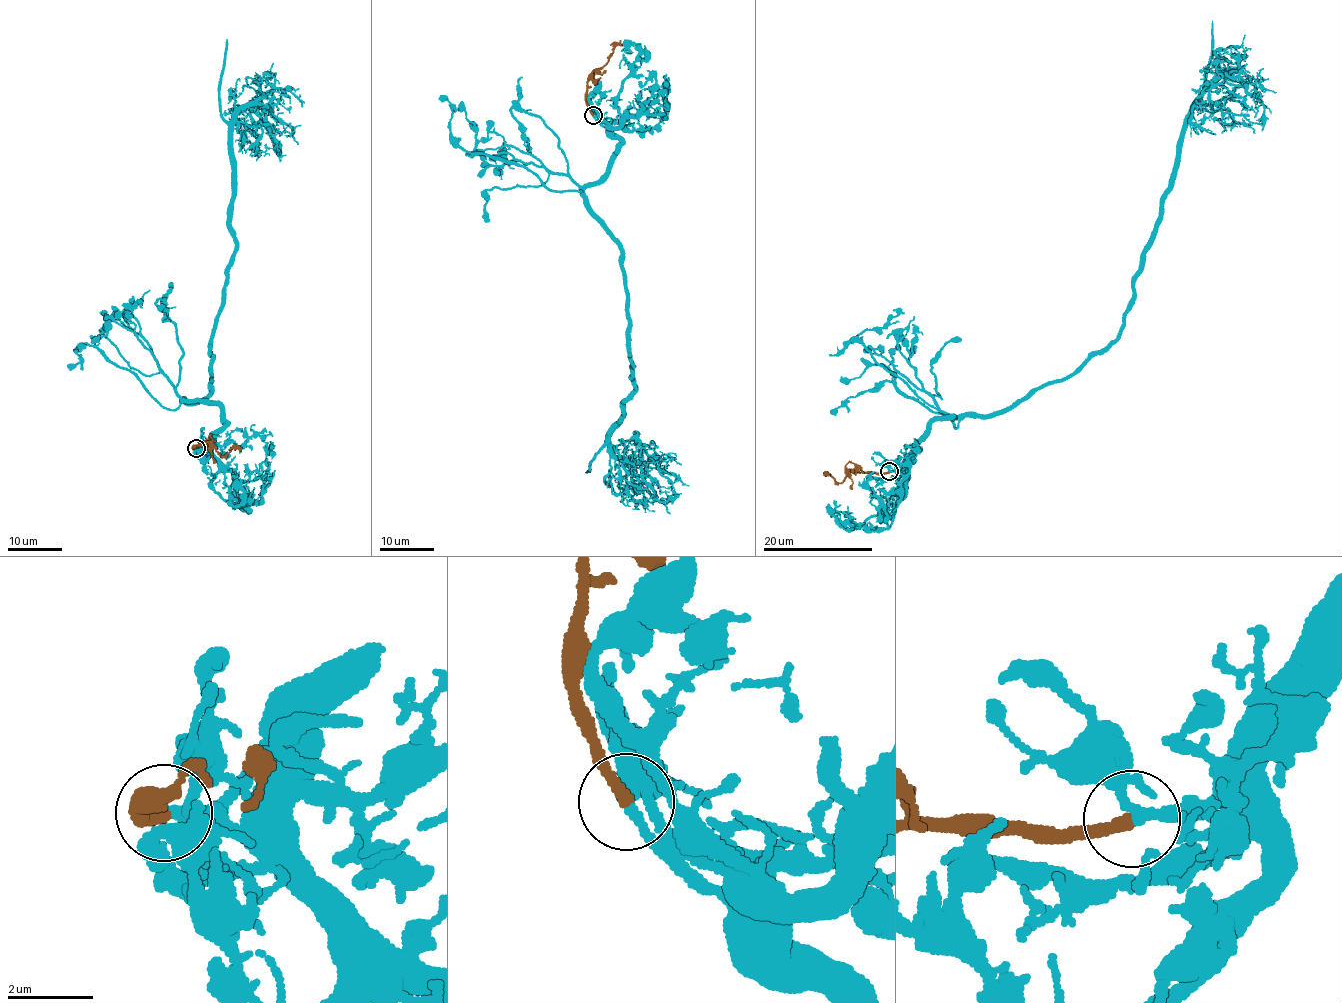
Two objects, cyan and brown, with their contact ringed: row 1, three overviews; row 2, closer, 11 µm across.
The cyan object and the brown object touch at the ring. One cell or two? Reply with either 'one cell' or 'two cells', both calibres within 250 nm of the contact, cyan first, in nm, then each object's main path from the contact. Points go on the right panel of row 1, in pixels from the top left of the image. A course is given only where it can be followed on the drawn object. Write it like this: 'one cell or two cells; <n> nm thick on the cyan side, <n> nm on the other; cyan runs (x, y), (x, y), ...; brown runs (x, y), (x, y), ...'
one cell; 200 nm thick on the cyan side, 300 nm on the other; cyan runs (890, 472), (935, 420), (1002, 414), (1071, 378), (1116, 338), (1183, 118), (1211, 82), (1210, 102), (1262, 130); brown runs (890, 472), (851, 472), (847, 469), (841, 482), (824, 473)

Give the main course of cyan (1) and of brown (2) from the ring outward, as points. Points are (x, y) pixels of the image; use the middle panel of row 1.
1: (593, 115), (619, 141), (584, 197), (620, 252), (635, 390), (608, 443), (658, 461), (678, 495)
2: (593, 115), (587, 101), (588, 77), (608, 61), (608, 56), (620, 41)

